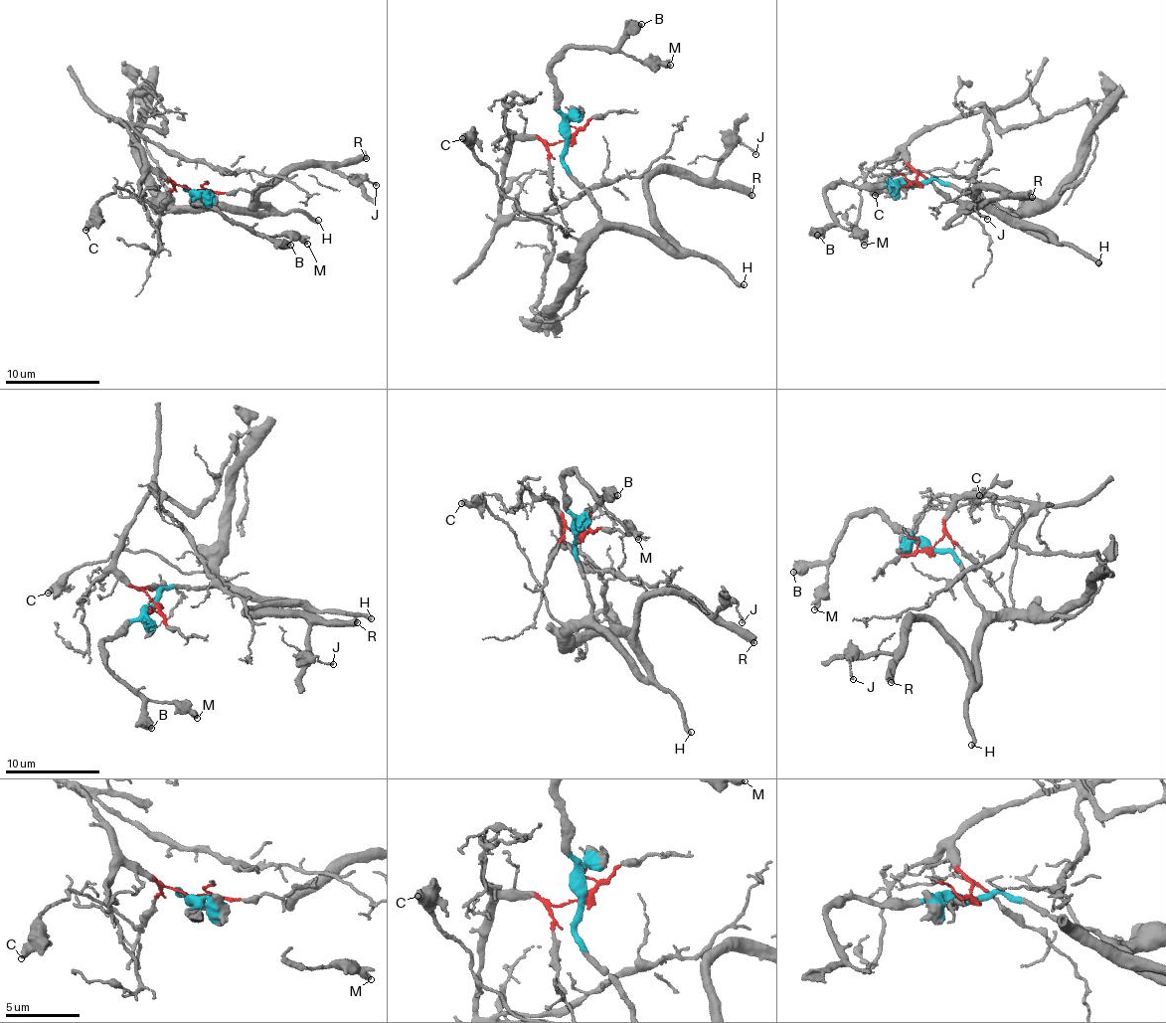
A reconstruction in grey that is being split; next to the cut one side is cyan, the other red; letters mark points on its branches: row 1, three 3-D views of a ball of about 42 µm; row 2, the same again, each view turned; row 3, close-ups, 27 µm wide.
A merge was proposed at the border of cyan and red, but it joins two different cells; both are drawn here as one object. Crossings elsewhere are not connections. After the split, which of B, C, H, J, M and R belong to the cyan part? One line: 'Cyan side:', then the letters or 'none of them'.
Cyan side: B, C, H, J, M, R

